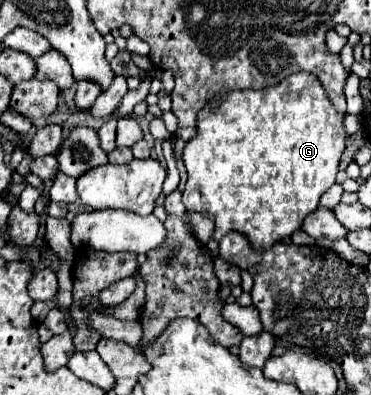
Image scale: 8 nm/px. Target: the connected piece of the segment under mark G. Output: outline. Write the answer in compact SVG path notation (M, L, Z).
M309 72L291 74L283 82L275 84L275 86L269 86L269 88L261 88L261 90L221 90L219 94L215 94L205 104L205 108L197 114L197 136L191 138L185 144L185 150L183 150L183 162L185 162L187 174L189 174L185 190L183 190L183 204L185 204L187 210L205 214L205 216L215 220L213 240L206 244L209 251L215 254L211 255L213 258L219 254L221 238L228 232L231 232L231 230L237 230L237 232L245 234L249 238L251 246L255 246L257 250L267 250L267 246L273 246L275 242L281 242L283 238L289 238L301 226L303 218L307 214L311 214L319 206L321 194L335 184L335 176L337 176L337 170L339 170L339 160L341 160L341 154L345 150L345 136L347 136L345 126L343 126L343 118L345 118L345 114L341 114L341 112L337 112L333 108L333 104L327 98L321 82L313 74L309 74Z

